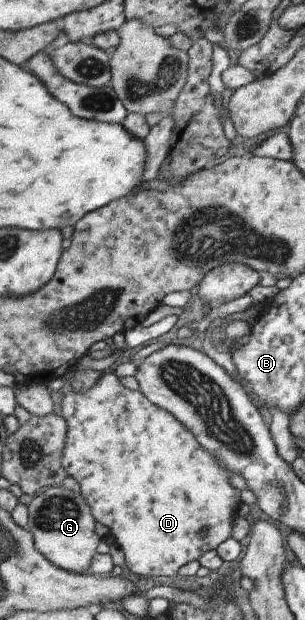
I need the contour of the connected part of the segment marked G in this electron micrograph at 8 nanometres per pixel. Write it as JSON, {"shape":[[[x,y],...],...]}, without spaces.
{"shape":[[[62,485],[44,487],[40,492],[33,494],[26,510],[25,529],[32,535],[34,548],[58,568],[76,574],[88,573],[99,536],[94,532],[95,520],[82,495],[71,492]]]}

